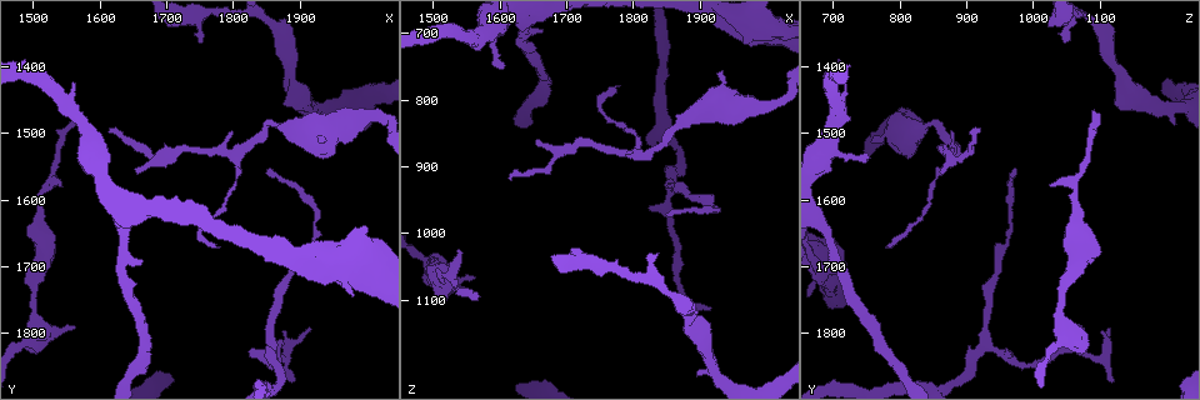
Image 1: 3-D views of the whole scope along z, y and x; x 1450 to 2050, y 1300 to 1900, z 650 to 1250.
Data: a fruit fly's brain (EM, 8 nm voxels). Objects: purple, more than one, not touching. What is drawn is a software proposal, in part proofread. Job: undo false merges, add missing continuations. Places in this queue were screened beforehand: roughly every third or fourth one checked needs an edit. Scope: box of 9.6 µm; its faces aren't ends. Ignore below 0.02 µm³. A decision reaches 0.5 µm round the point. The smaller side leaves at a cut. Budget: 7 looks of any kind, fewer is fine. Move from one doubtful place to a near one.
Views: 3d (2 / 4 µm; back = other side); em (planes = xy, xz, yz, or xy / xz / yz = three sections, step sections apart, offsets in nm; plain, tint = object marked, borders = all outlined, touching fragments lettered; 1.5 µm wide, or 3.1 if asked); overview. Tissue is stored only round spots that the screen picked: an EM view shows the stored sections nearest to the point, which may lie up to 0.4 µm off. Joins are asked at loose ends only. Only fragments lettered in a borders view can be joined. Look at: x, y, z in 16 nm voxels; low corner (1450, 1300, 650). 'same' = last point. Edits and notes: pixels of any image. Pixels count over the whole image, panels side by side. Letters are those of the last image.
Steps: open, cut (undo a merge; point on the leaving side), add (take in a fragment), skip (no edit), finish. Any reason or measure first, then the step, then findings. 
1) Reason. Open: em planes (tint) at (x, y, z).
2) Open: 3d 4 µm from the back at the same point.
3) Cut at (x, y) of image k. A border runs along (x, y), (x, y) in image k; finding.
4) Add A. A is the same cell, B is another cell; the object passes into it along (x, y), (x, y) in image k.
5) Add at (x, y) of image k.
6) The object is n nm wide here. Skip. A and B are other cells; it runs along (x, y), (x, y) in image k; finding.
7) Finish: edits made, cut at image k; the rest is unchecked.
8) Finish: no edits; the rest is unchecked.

Branch stops here. Open: 3d 2 µm at (1755, 1370, 1045).

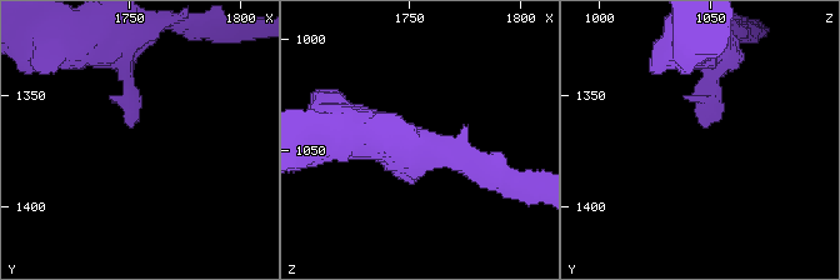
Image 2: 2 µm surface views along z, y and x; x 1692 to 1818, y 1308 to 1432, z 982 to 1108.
Shape alone is not enough. Open: em xz step 8 (tint) at (1752, 1365, 1047).

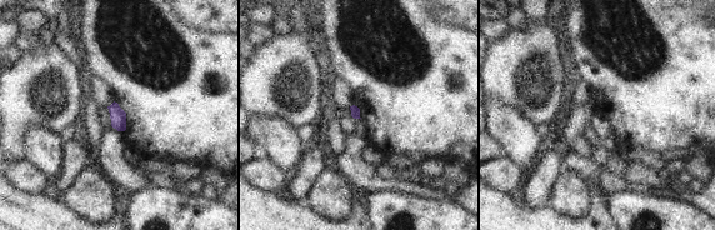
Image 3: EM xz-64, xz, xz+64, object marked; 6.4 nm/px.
Open: em planes (borders) at the same point.

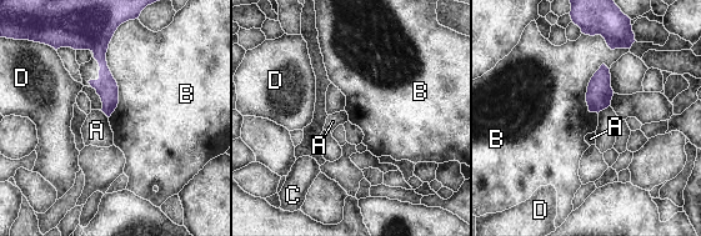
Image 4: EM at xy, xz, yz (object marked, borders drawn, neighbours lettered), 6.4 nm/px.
The object is 130 nm wide here. Skip. A, B, C and D are other cells; it runs along (105, 43), (101, 61), (108, 111) in image 4; none of them fits.

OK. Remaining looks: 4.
Tapers out. Open: 3d 4 µm at (1565, 1470, 1085).

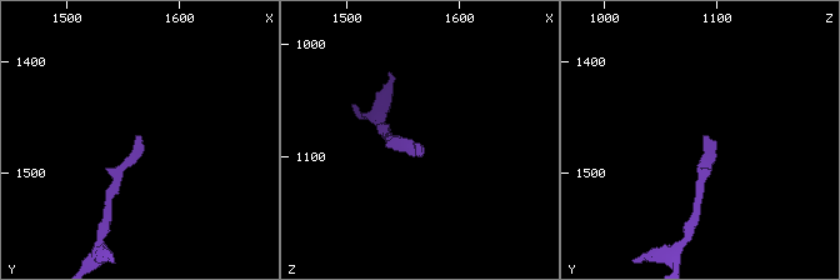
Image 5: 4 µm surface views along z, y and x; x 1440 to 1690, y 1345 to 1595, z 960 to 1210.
Open: em planes (borders) at (1564, 1468, 1092).

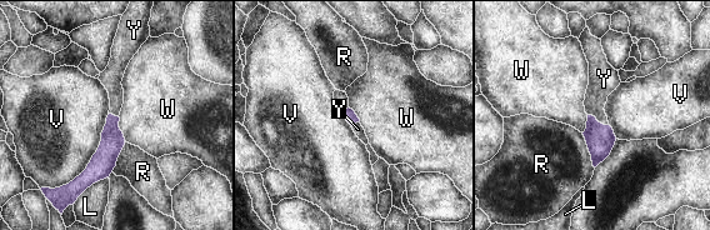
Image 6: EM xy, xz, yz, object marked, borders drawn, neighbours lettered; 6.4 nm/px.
Add Y. Y is the same cell, L, R, V and W are other cells; the object passes into it along (600, 139), (596, 120), (601, 83) in image 6; it goes on there.

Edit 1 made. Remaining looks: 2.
Finish: edits made, add at image 6; the rest is unchecked.

